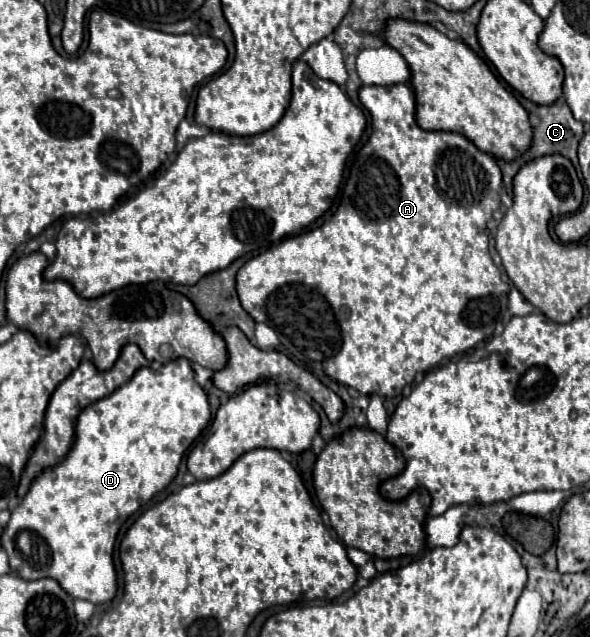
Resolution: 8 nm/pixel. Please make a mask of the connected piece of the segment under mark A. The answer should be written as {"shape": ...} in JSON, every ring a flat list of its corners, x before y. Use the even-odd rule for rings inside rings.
{"shape":[[405,85,391,87,361,87,359,101,371,115,371,139,357,151,357,155,349,161,347,179,341,189,339,205,335,213,317,229,305,231,301,235,287,237,267,249,265,253,249,259,237,271,237,295,243,309,259,323,269,325,279,333,281,343,293,355,293,361,309,371,319,371,319,367,347,387,355,387,363,395,381,395,381,397,397,397,403,389,415,379,417,373,429,371,439,365,441,359,451,357,455,353,467,351,475,347,485,337,493,335,497,325,505,319,509,321,507,311,507,295,509,285,501,281,501,273,495,267,489,255,489,237,487,237,487,221,493,217,493,211,499,209,499,187,501,187,501,169,495,159,483,151,479,151,467,137,451,131,423,131,415,123,415,97,413,91]]}

